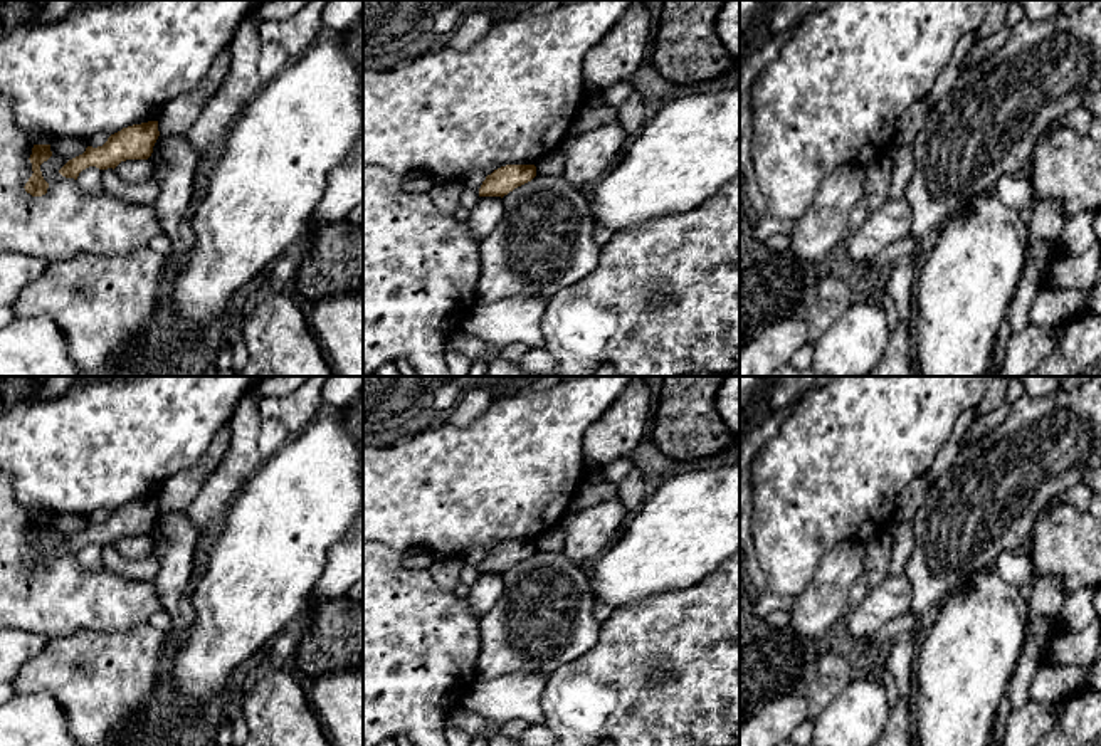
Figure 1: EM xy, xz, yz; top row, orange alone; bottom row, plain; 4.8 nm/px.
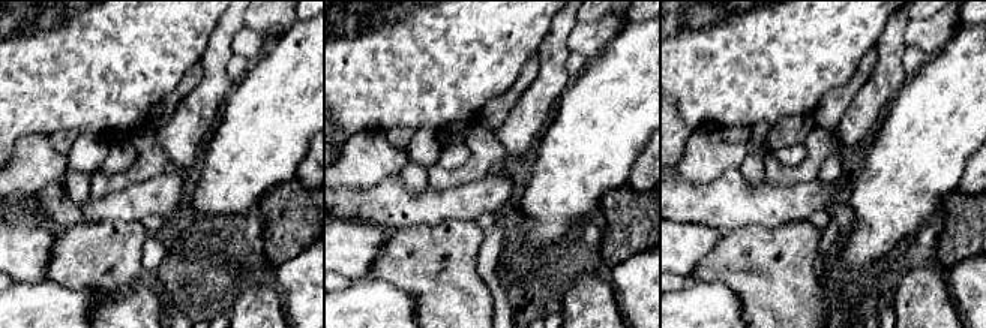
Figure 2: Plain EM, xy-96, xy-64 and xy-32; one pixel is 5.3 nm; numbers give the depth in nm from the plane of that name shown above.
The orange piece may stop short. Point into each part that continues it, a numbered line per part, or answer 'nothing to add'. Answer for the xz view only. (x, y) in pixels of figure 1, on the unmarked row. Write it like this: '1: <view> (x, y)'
nothing to add

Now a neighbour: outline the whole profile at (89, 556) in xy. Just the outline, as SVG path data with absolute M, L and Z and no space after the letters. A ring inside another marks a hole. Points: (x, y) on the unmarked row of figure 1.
M89 543L77 553L79 565L84 571L96 573L103 570L103 546Z

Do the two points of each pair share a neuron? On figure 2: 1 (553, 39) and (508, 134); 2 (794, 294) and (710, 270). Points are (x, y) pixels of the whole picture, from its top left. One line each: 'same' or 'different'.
1: same
2: same

